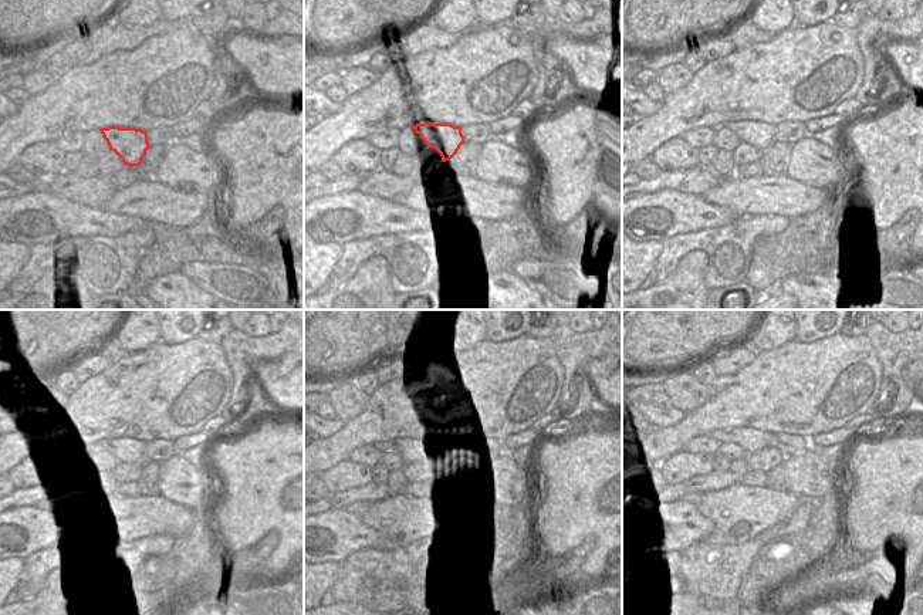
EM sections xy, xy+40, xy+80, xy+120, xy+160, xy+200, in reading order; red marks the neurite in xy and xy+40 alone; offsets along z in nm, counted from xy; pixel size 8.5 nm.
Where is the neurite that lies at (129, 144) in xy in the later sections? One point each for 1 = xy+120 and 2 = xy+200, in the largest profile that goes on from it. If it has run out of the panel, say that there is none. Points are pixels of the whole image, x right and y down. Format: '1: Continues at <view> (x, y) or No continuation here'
1: Continues at xy+120 (125, 450)
2: Continues at xy+200 (751, 441)

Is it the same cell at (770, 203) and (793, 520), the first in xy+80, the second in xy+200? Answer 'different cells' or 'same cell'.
different cells

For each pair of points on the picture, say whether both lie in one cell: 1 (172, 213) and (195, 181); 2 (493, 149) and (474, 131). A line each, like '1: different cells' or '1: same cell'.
1: different cells
2: different cells

